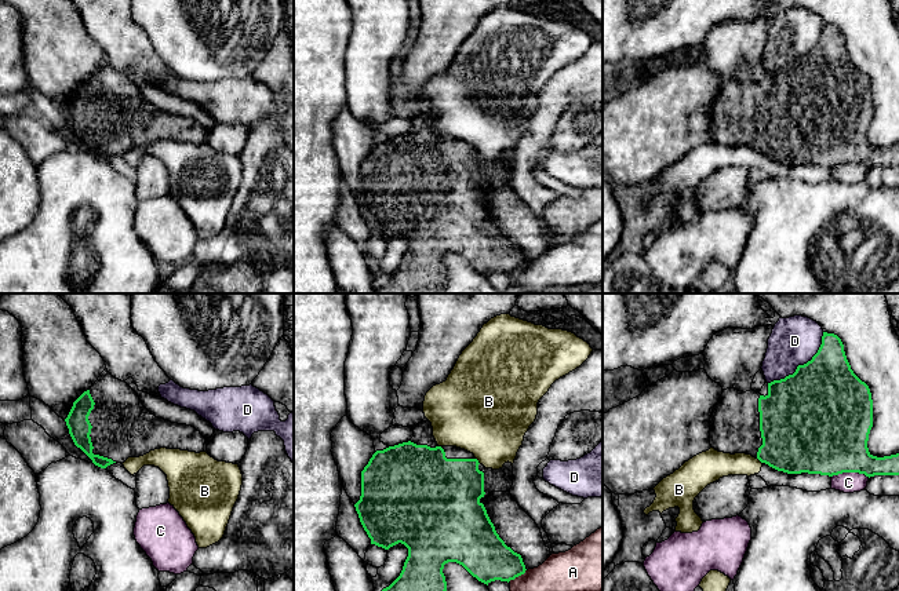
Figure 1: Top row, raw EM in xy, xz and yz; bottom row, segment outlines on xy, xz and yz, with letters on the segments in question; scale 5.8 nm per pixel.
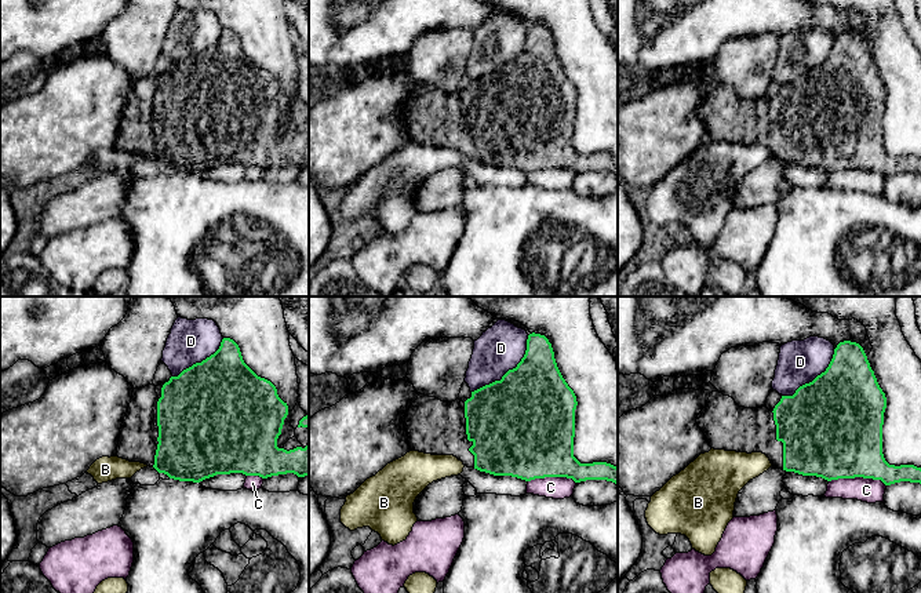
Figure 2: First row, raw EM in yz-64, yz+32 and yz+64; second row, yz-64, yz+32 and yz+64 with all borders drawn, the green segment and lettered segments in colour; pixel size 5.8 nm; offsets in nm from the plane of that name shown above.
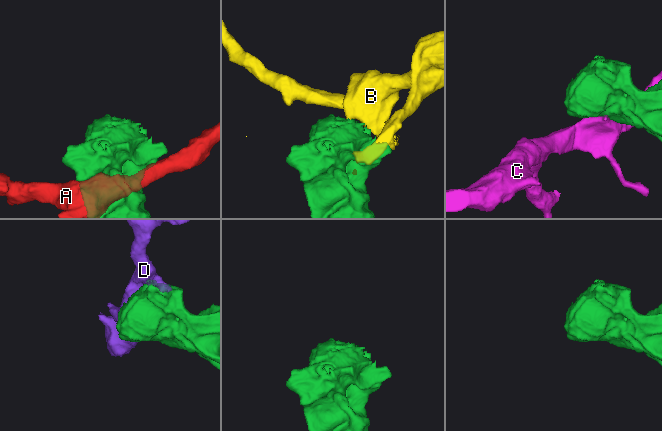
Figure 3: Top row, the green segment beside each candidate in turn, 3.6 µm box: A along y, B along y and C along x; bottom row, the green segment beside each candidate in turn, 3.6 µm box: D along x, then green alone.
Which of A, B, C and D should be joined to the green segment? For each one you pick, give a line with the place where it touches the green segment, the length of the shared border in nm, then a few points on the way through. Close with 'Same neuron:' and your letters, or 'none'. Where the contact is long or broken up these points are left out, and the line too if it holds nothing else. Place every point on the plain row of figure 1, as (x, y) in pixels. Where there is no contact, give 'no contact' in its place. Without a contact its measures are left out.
Same neuron: none

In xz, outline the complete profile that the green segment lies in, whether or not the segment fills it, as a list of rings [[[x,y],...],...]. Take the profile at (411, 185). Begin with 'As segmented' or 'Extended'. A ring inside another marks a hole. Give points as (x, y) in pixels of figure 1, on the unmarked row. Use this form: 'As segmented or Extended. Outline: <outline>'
Extended. Outline: [[[426,109],[412,121],[414,128],[408,134],[376,142],[372,146],[361,163],[361,187],[354,196],[371,236],[389,241],[401,234],[408,240],[400,267],[378,285],[376,293],[437,293],[447,282],[443,260],[448,253],[462,256],[473,269],[487,277],[495,271],[509,274],[524,266],[527,260],[521,247],[499,229],[484,198],[491,183],[510,183],[512,154],[505,154],[499,161],[485,160],[473,145],[465,141],[438,138],[433,128],[432,114]]]

